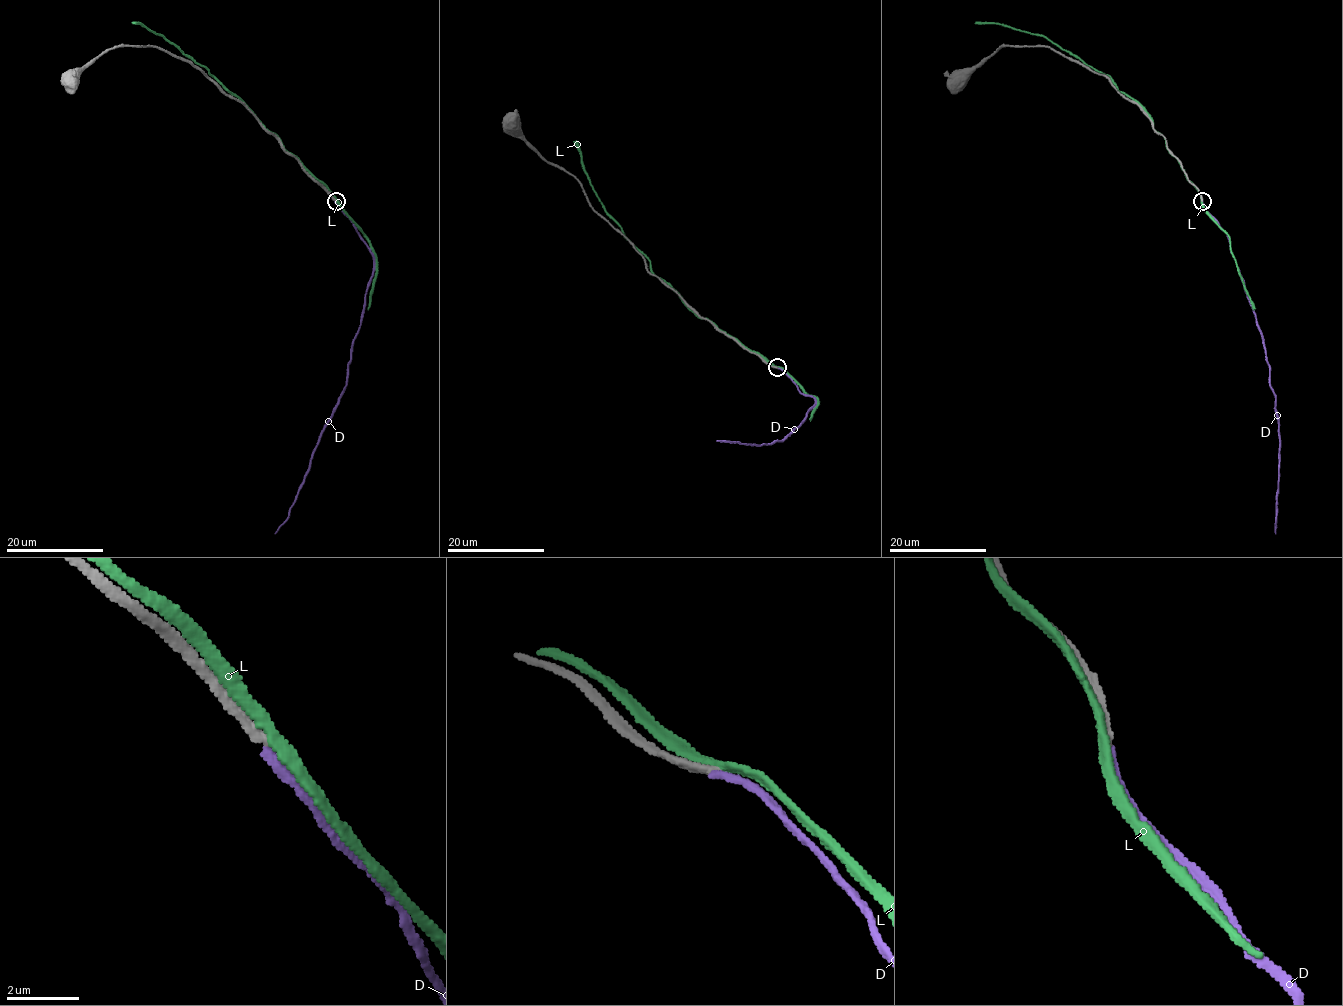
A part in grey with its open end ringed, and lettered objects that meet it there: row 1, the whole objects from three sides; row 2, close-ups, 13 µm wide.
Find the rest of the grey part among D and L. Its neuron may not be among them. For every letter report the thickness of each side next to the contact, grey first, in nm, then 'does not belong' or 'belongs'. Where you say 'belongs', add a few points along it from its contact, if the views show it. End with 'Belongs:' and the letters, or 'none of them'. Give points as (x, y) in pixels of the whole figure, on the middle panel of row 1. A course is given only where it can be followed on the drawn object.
D: calibres 240 and 240 nm; does not belong
L: calibres 240 and 240 nm; does not belong
Belongs: none of them

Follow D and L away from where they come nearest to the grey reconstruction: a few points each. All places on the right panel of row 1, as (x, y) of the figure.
D: (1202, 200), (1203, 206), (1227, 235), (1269, 366), (1269, 386), (1275, 399), (1279, 438), (1275, 533)
L: (1200, 195), (1166, 147), (1165, 139), (1153, 128), (1148, 113), (1108, 76), (1042, 36), (975, 21)

